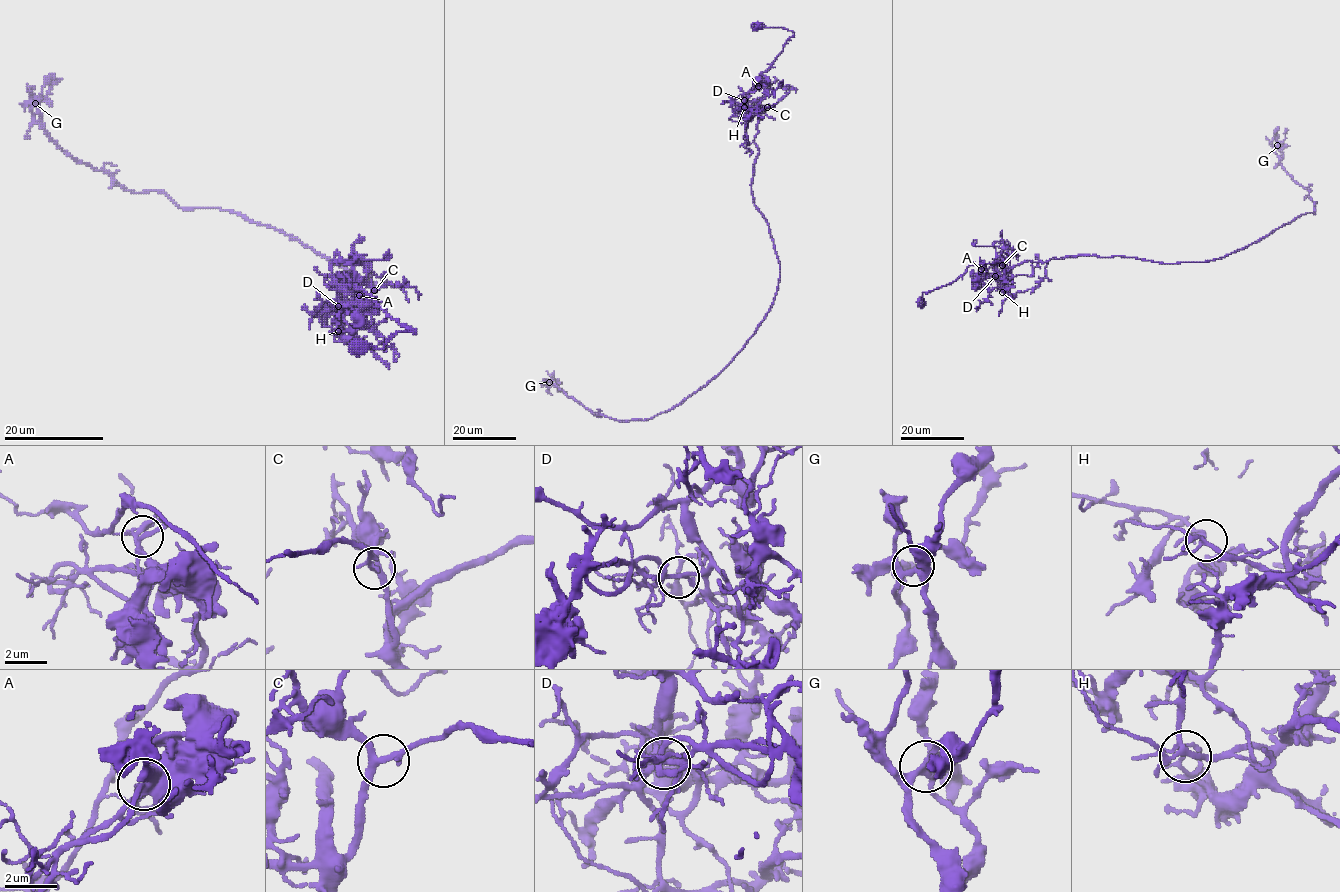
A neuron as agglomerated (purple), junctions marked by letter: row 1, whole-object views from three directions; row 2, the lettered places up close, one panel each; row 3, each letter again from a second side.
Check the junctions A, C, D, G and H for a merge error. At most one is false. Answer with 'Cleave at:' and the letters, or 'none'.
Cleave at: D

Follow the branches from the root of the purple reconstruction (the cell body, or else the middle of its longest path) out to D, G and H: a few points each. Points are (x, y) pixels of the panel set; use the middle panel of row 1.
D: (759, 24), (784, 28), (794, 35), (773, 63), (755, 79), (744, 100)
G: (759, 24), (794, 33), (743, 104), (779, 264), (766, 317), (649, 419), (549, 382)
H: (759, 24), (784, 28), (794, 35), (773, 63), (755, 79), (742, 102), (744, 107)

